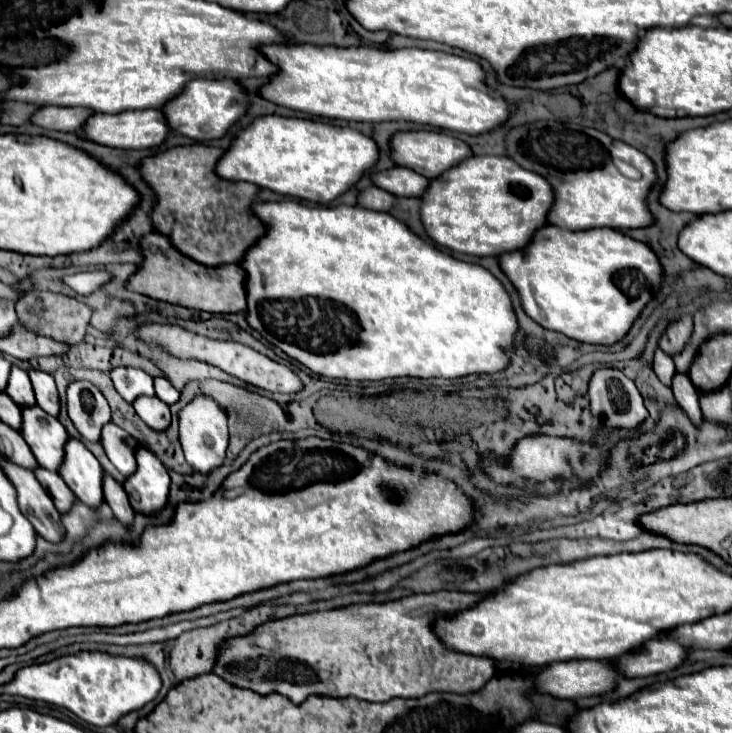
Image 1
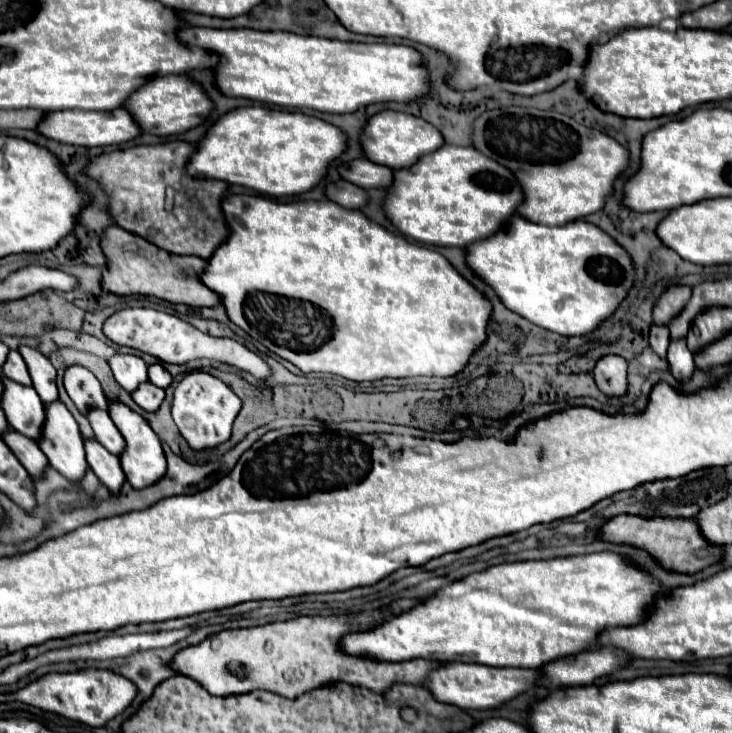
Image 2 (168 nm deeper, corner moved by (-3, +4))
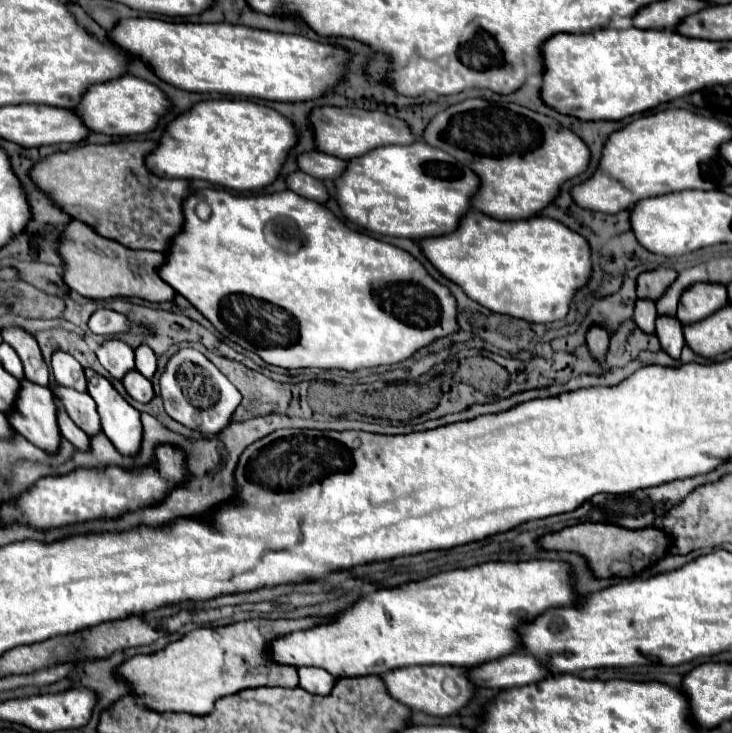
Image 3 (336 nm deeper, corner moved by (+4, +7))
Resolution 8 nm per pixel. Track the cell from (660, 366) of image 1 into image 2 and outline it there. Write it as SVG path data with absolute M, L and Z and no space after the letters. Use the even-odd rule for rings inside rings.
M651 325L649 345L661 359L665 359L667 357L667 349L669 349L669 329L667 327L659 327L659 325Z

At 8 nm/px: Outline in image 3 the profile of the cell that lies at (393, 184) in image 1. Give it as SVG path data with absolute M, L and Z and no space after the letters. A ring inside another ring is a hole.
M304 152L298 154L296 164L302 172L320 178L320 180L334 180L344 170L344 160L336 156L328 156L324 152Z

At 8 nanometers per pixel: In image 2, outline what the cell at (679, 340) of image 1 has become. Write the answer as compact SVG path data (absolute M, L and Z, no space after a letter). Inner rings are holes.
M671 287L661 295L653 309L653 321L657 325L669 325L671 319L675 319L691 299L691 287Z

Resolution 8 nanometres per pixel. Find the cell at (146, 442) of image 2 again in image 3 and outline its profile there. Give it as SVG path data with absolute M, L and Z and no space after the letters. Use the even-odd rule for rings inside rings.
M86 368L84 374L88 394L98 404L102 432L110 438L110 442L118 448L118 452L134 456L140 448L140 436L142 436L140 412L134 410L104 376L96 374L90 368Z

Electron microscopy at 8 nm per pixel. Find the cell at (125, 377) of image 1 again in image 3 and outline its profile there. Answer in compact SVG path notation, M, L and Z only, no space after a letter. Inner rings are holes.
M116 338L102 342L96 348L96 356L100 364L118 380L134 368L134 350L126 342Z

